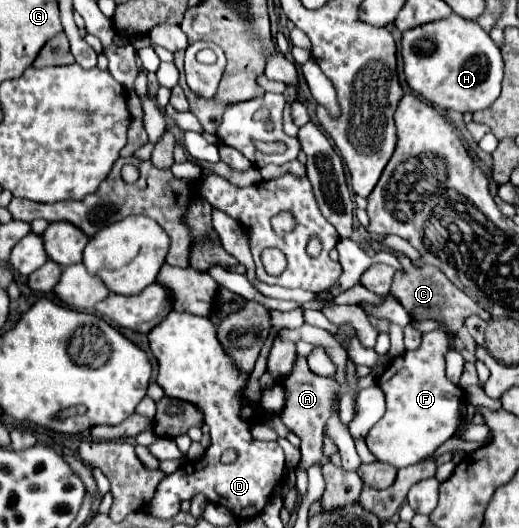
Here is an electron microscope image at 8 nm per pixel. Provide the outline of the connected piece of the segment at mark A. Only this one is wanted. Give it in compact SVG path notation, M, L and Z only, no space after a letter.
M297 356L293 372L283 384L287 386L287 404L279 416L283 418L285 426L301 438L301 468L309 470L315 464L325 466L331 460L323 454L323 428L329 416L333 414L333 400L341 394L339 384L335 382L335 378L313 374L303 356Z

